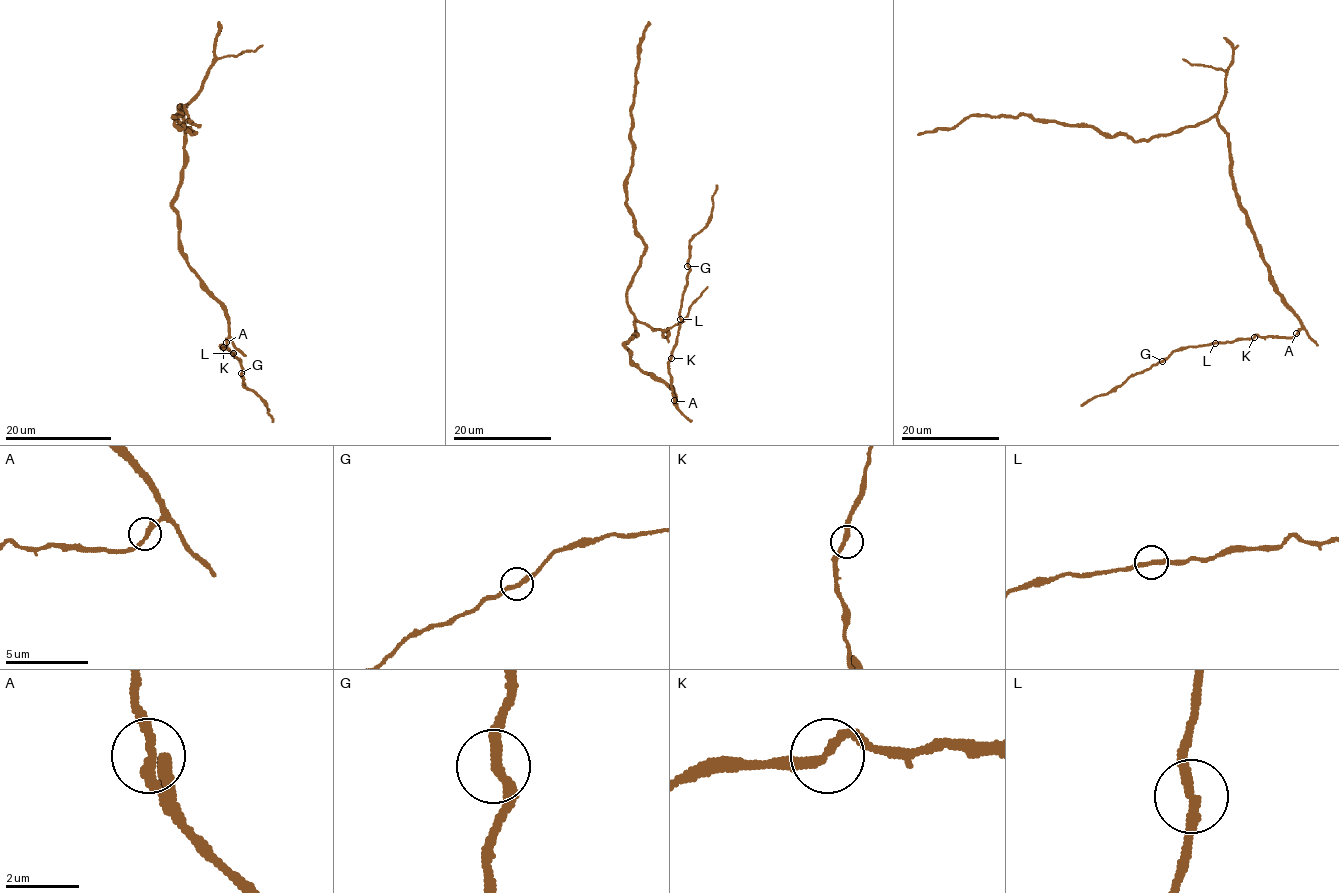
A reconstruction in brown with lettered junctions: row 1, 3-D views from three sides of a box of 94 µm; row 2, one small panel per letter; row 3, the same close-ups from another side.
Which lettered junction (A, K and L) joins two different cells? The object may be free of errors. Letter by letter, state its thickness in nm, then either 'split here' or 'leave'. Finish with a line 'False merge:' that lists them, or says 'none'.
A: calibre 280 nm; leave
K: calibre 260 nm; leave
L: calibre 280 nm; leave
False merge: none

